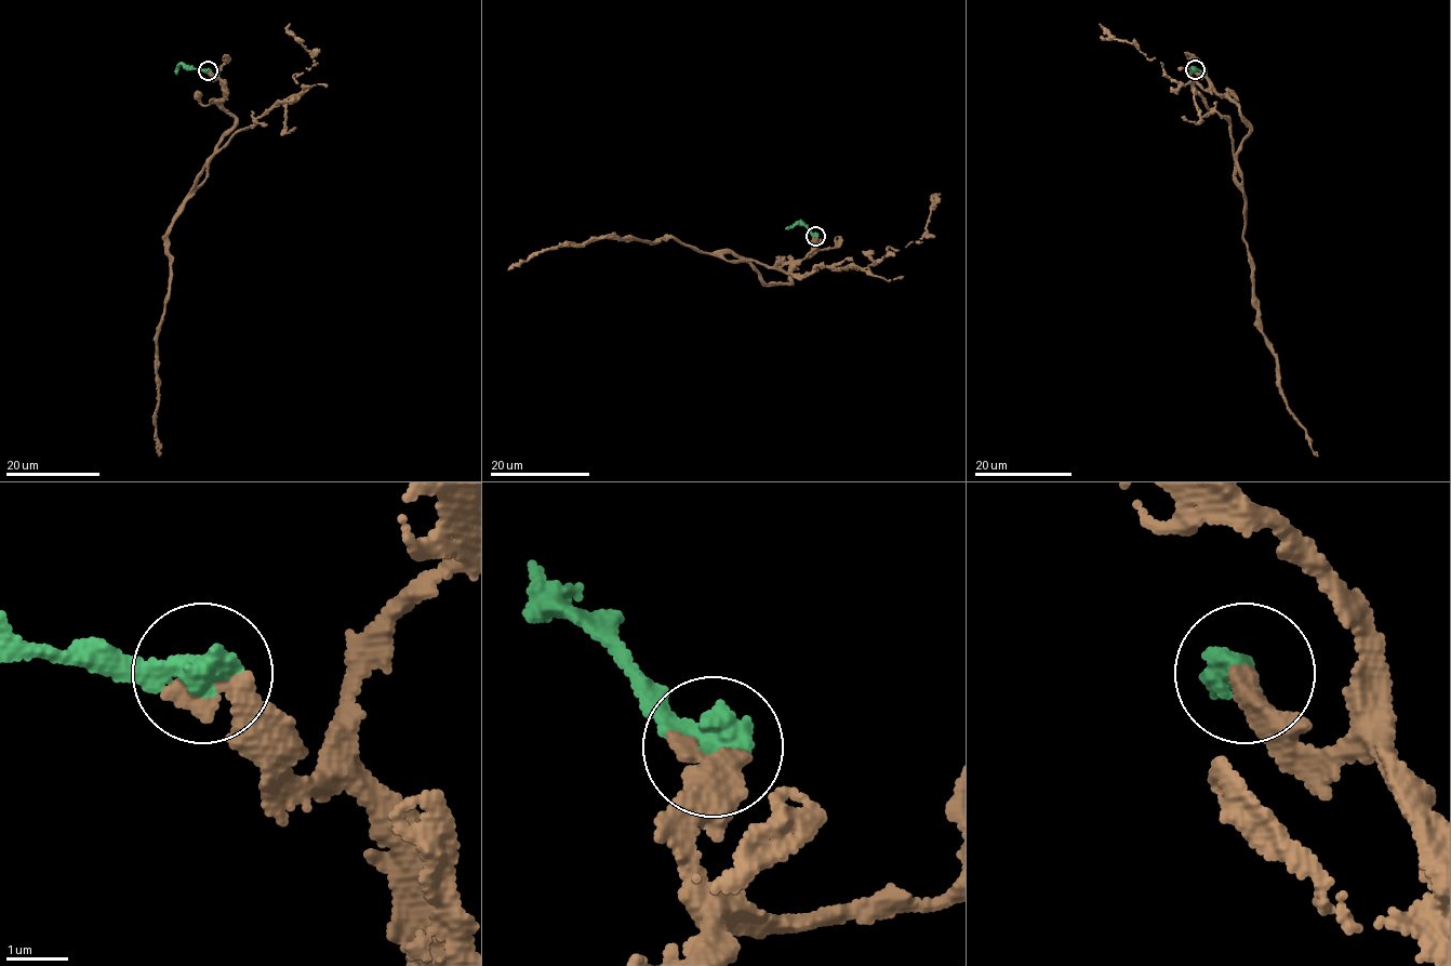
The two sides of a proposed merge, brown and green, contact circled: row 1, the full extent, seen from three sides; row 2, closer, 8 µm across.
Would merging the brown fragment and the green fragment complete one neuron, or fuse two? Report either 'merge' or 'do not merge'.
merge

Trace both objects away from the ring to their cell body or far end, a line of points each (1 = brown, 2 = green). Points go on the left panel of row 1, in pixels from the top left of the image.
1: (208, 69), (222, 84), (221, 105), (234, 123), (168, 234), (170, 292), (156, 354), (158, 455)
2: (208, 69), (178, 64), (175, 73)

